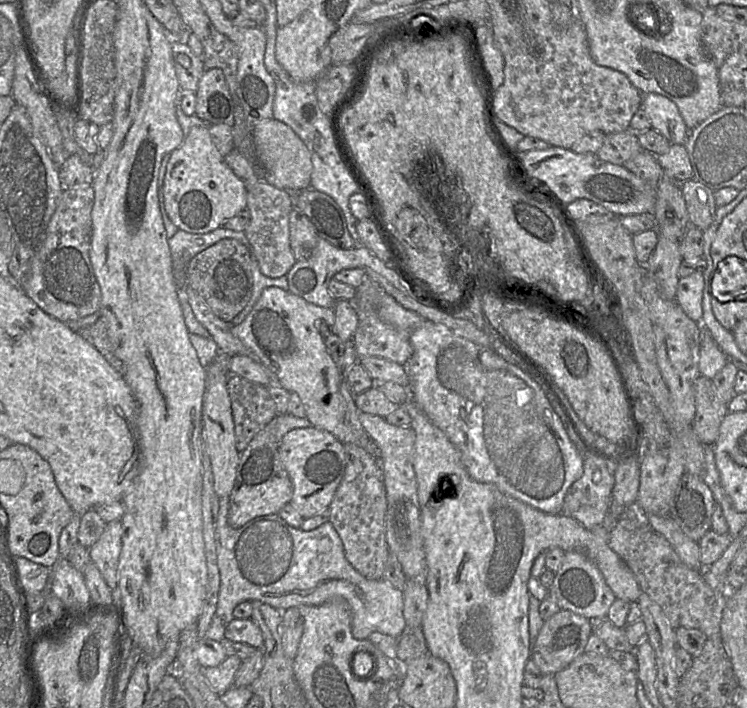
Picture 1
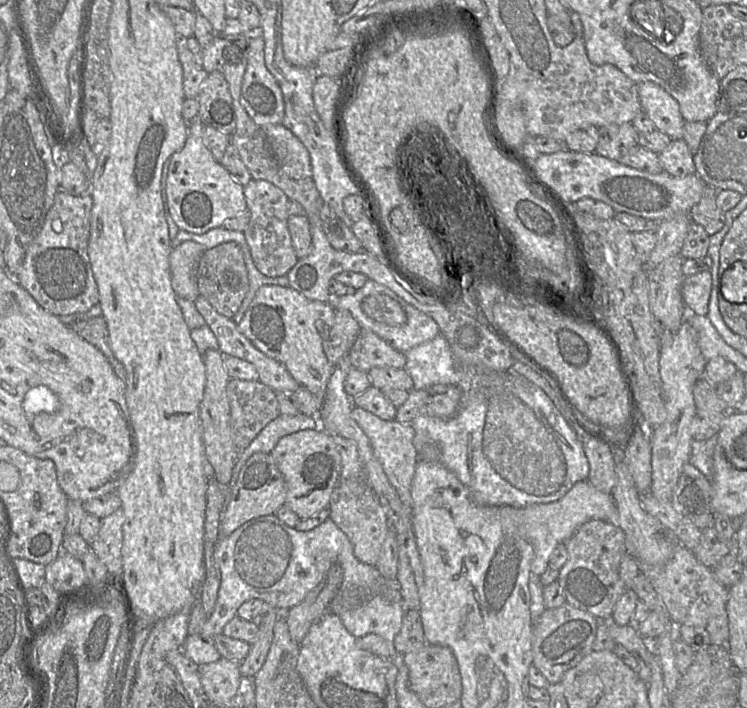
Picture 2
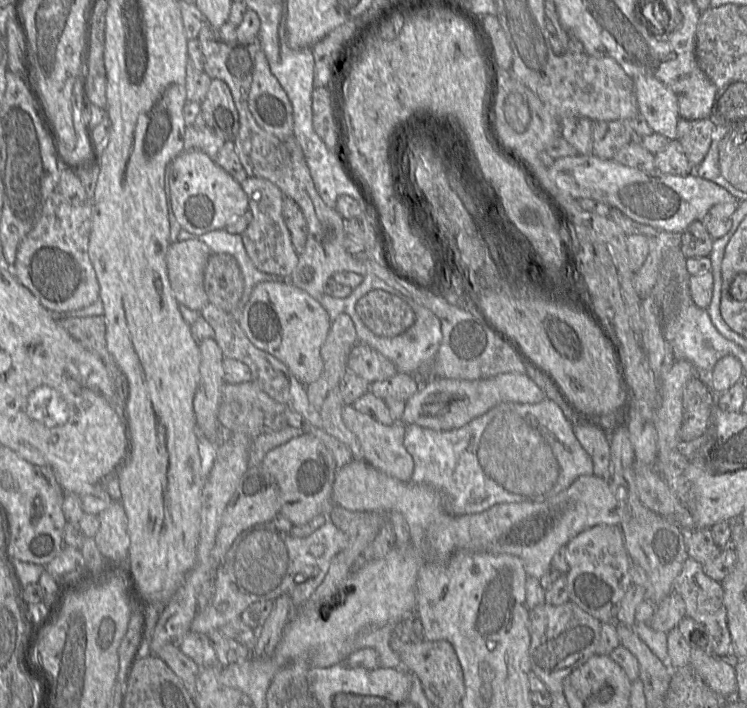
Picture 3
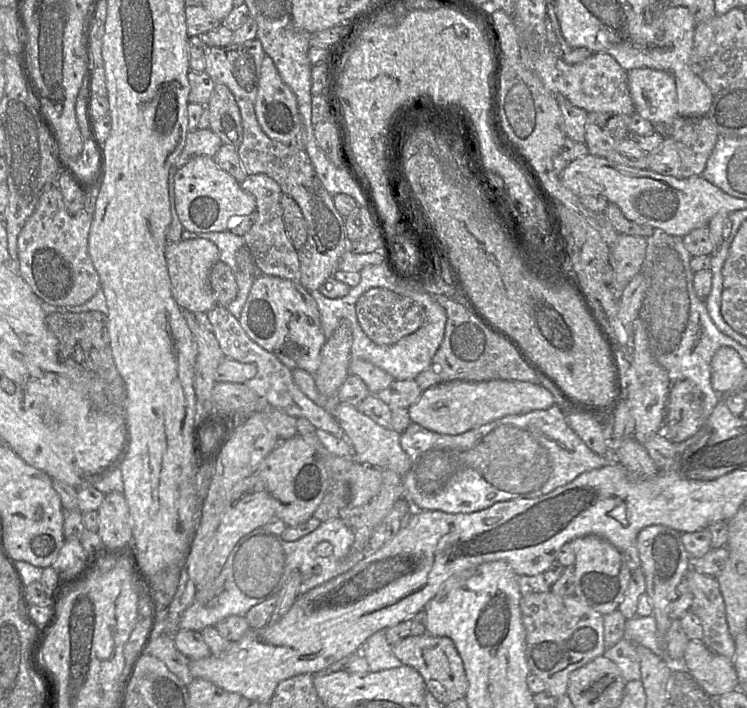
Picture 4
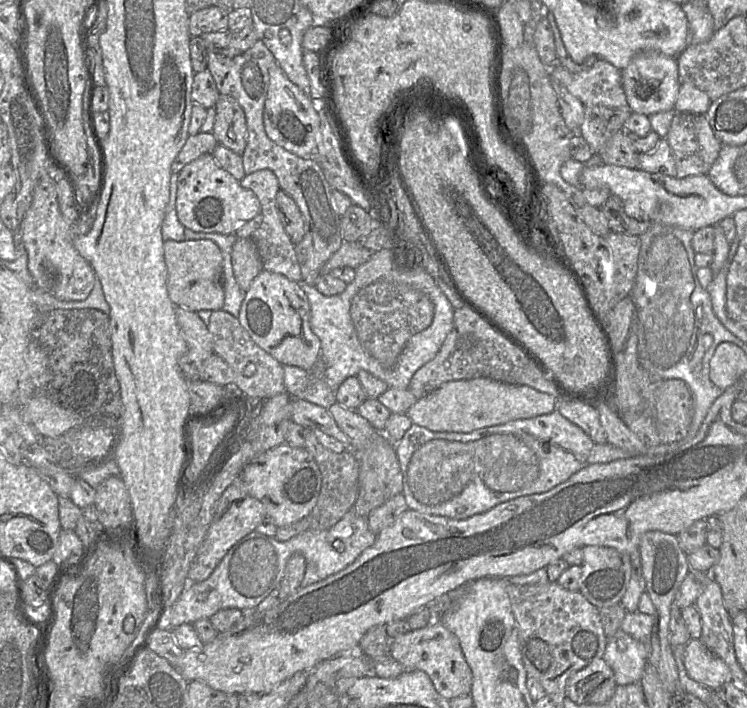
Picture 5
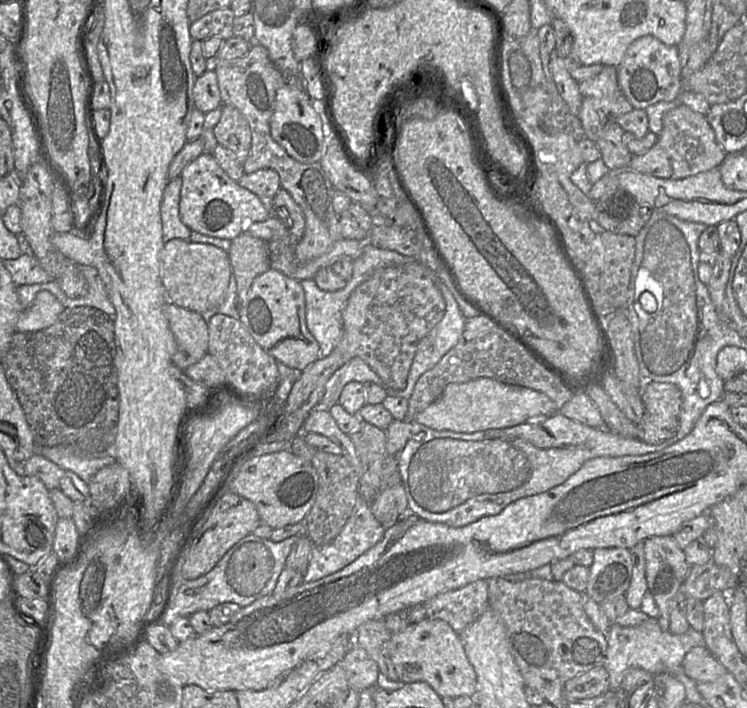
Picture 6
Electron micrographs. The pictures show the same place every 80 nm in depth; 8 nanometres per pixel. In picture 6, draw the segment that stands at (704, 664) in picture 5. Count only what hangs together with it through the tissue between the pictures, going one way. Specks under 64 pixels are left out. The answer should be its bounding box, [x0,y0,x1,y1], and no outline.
[682,646,728,683]

